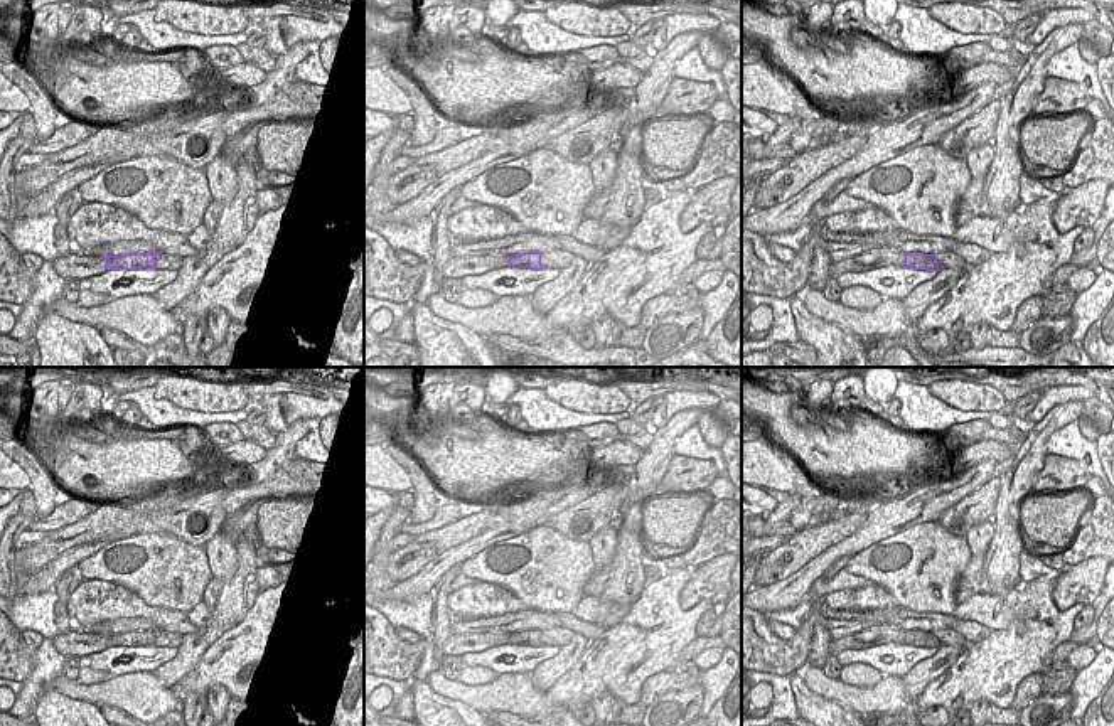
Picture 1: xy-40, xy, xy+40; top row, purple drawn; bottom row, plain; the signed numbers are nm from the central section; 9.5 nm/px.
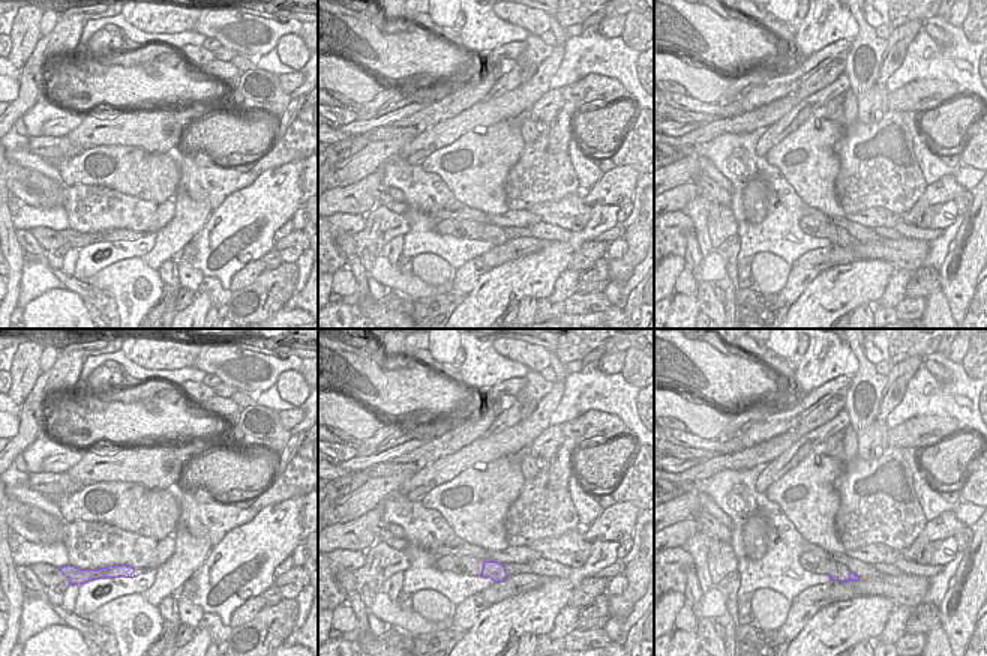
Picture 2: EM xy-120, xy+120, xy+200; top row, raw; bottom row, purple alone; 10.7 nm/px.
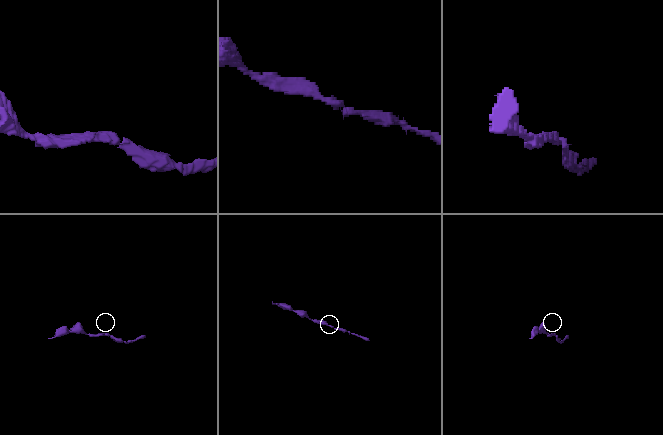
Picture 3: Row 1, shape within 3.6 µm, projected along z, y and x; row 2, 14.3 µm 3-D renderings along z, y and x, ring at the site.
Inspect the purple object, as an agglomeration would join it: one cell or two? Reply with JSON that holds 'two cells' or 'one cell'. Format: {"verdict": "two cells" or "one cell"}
{"verdict": "one cell"}

